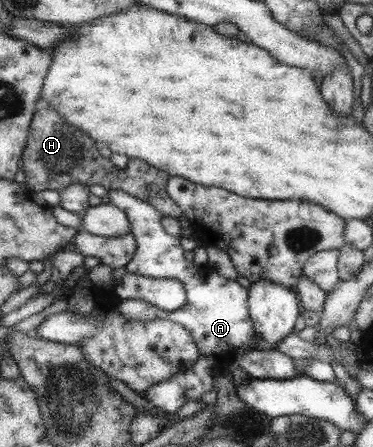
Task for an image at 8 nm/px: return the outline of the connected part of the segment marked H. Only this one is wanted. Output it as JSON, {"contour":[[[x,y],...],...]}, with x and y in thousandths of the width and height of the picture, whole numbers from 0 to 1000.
{"contour":[[[102,226],[91,264],[83,266],[80,298],[72,300],[70,333],[62,336],[54,374],[67,389],[64,414],[88,430],[115,423],[164,425],[193,409],[223,414],[273,414],[284,425],[324,425],[340,436],[367,438],[405,463],[421,468],[432,483],[477,490],[488,485],[485,468],[448,436],[445,409],[453,398],[448,387],[421,383],[416,374],[394,369],[381,356],[354,356],[335,369],[335,378],[319,378],[298,369],[292,353],[276,356],[255,320],[217,302],[206,289],[185,284],[169,266],[158,266],[153,253],[131,244],[131,233]]]}

